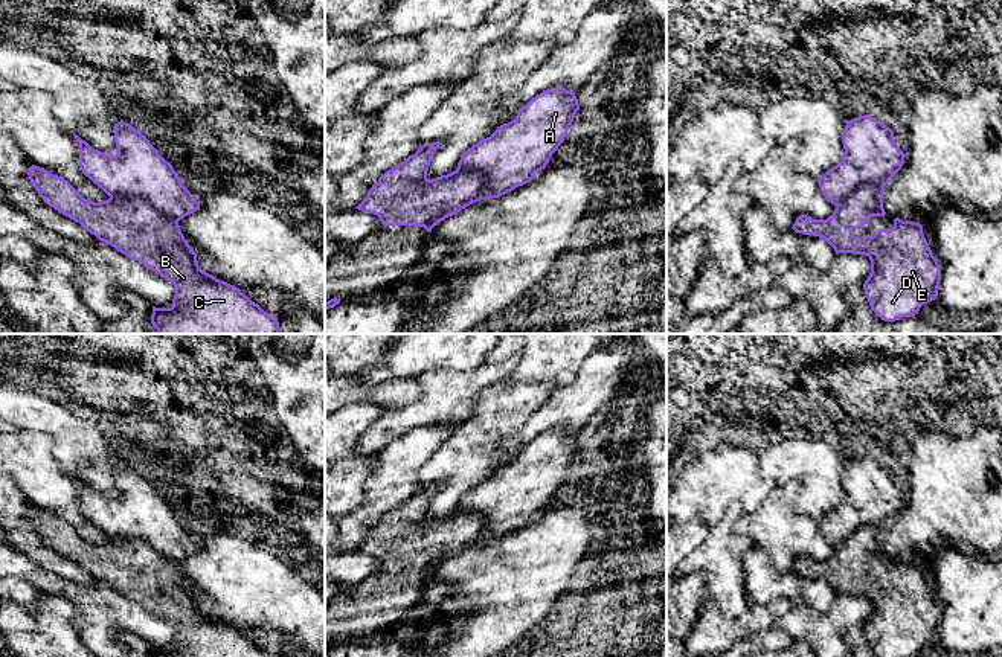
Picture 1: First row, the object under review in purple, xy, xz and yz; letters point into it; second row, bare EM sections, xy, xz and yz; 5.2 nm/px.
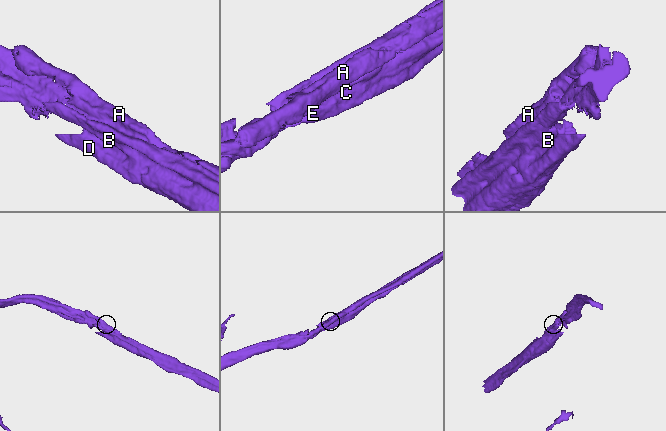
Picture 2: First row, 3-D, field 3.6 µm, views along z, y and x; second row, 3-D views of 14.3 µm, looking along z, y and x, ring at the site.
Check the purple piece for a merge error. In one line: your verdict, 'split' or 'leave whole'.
split

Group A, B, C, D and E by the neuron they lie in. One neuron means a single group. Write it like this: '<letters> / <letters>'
A / B C D E

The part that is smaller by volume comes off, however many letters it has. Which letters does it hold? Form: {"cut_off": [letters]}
{"cut_off": ["A"]}

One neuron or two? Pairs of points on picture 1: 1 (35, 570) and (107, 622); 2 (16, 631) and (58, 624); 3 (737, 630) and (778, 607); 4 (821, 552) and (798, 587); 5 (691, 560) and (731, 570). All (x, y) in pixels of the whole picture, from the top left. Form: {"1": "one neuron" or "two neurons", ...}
{"1": "one neuron", "2": "one neuron", "3": "one neuron", "4": "two neurons", "5": "one neuron"}

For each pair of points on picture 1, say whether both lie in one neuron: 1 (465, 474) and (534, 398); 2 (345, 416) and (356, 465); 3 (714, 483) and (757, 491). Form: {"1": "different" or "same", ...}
{"1": "same", "2": "same", "3": "same"}

